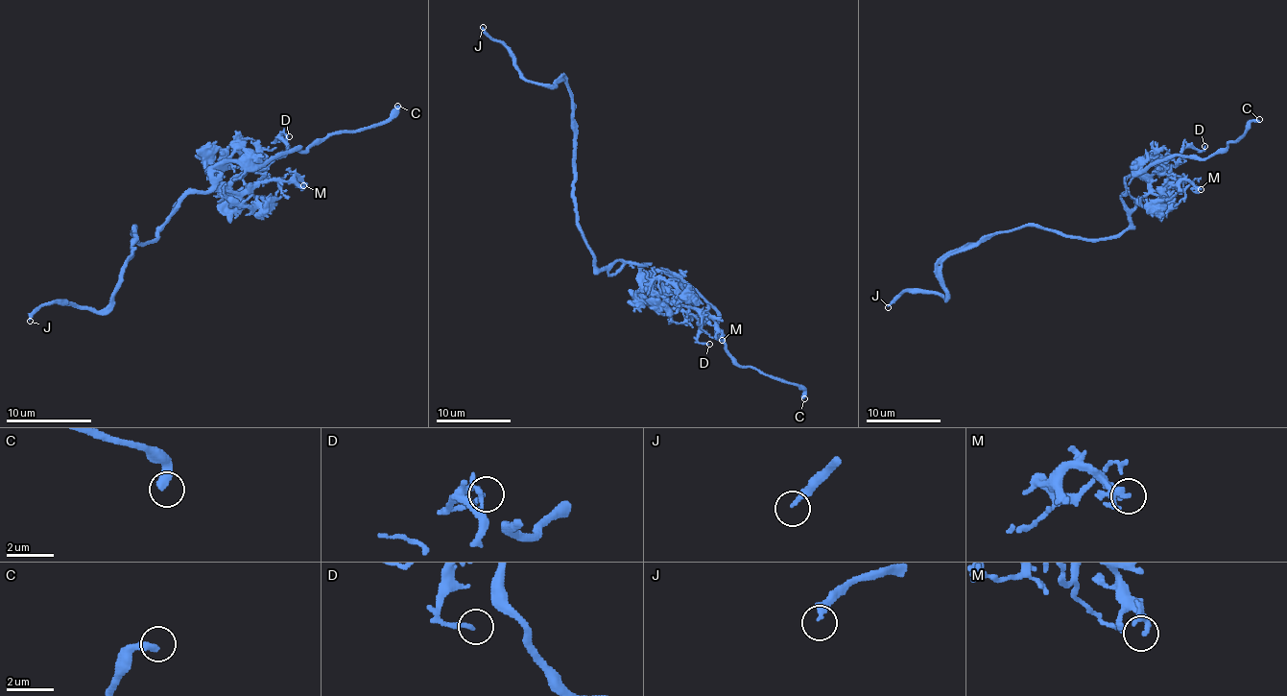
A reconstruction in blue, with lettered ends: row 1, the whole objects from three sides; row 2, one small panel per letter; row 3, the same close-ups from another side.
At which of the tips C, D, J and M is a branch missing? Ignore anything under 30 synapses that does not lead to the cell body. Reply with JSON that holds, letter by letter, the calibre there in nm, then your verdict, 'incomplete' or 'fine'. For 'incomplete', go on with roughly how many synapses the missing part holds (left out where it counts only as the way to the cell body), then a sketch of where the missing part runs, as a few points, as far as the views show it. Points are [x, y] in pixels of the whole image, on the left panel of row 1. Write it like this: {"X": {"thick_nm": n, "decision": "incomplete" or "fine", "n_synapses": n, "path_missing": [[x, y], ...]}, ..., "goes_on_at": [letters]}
{"C": {"thick_nm": 360, "decision": "incomplete", "n_synapses": 160, "path_missing": [[397, 106], [393, 106], [383, 132], [392, 132], [397, 140], [397, 177], [409, 187]]}, "D": {"thick_nm": 170, "decision": "fine"}, "J": {"thick_nm": 200, "decision": "fine"}, "M": {"thick_nm": 170, "decision": "fine"}, "goes_on_at": ["C"]}

